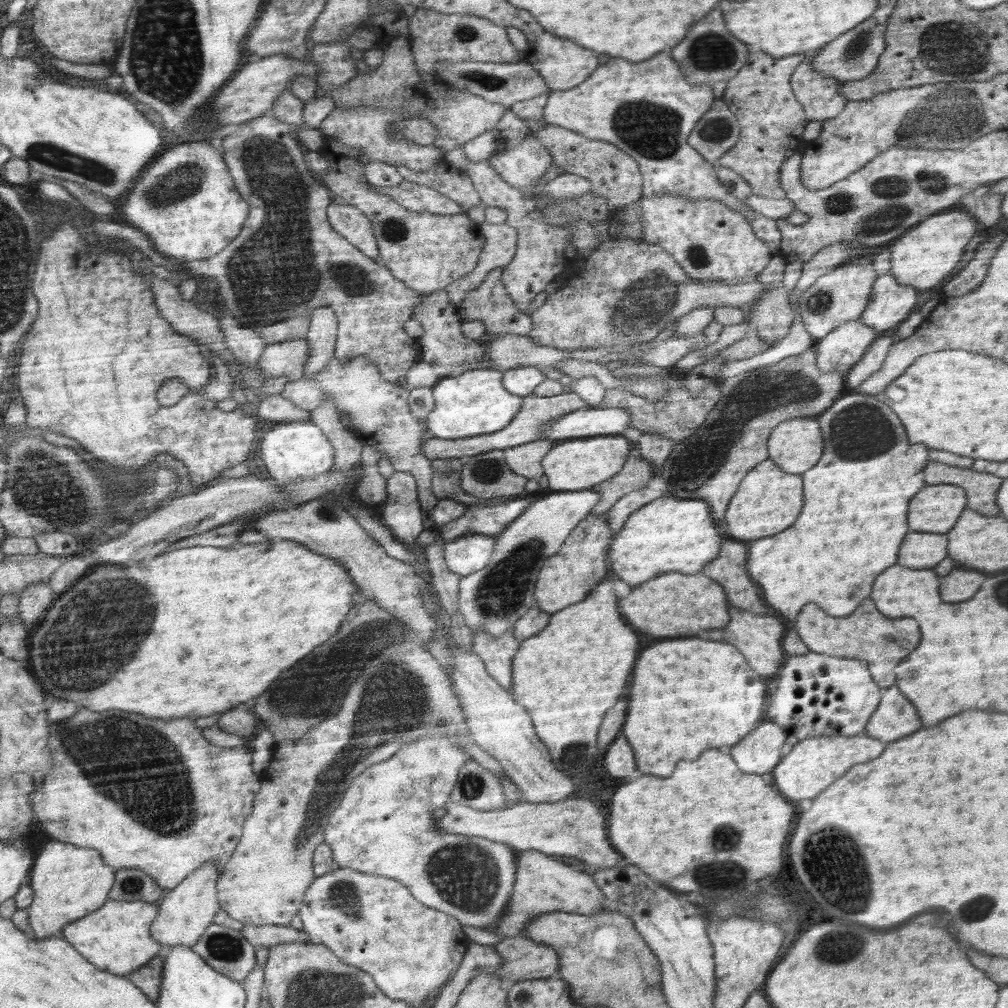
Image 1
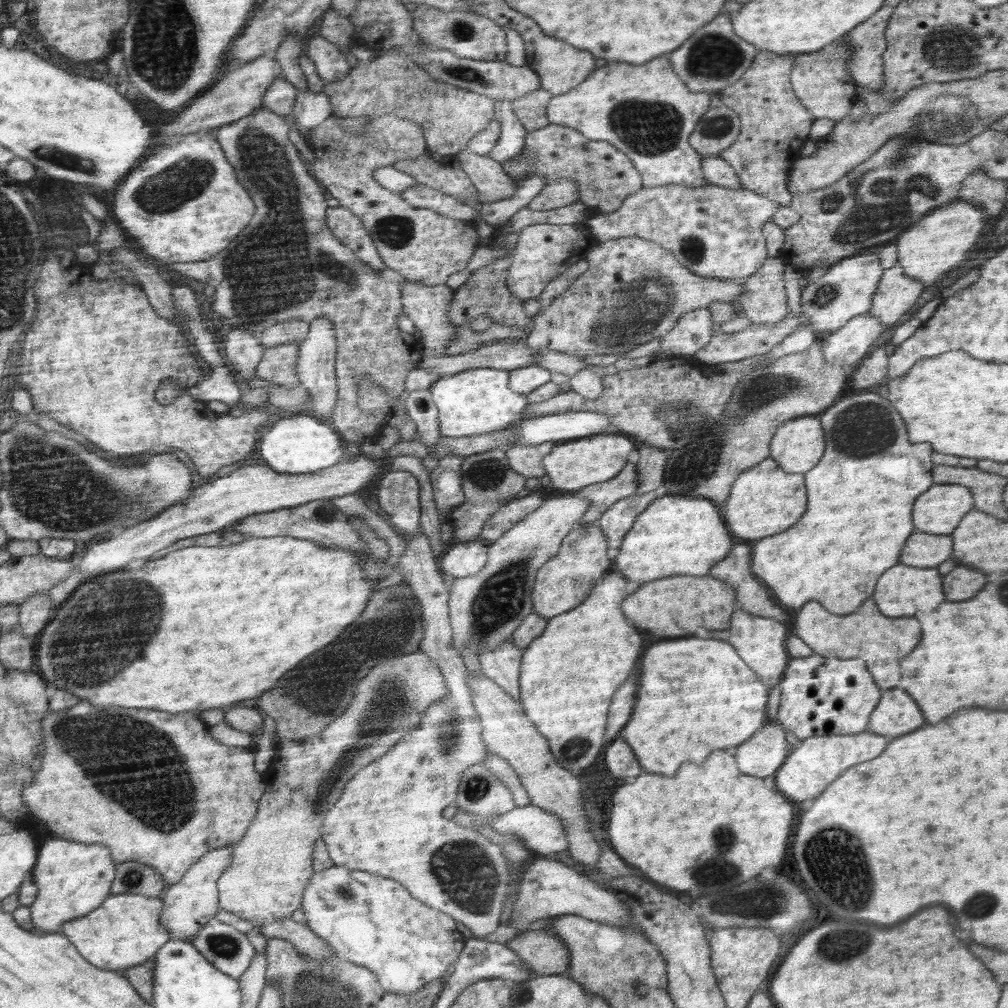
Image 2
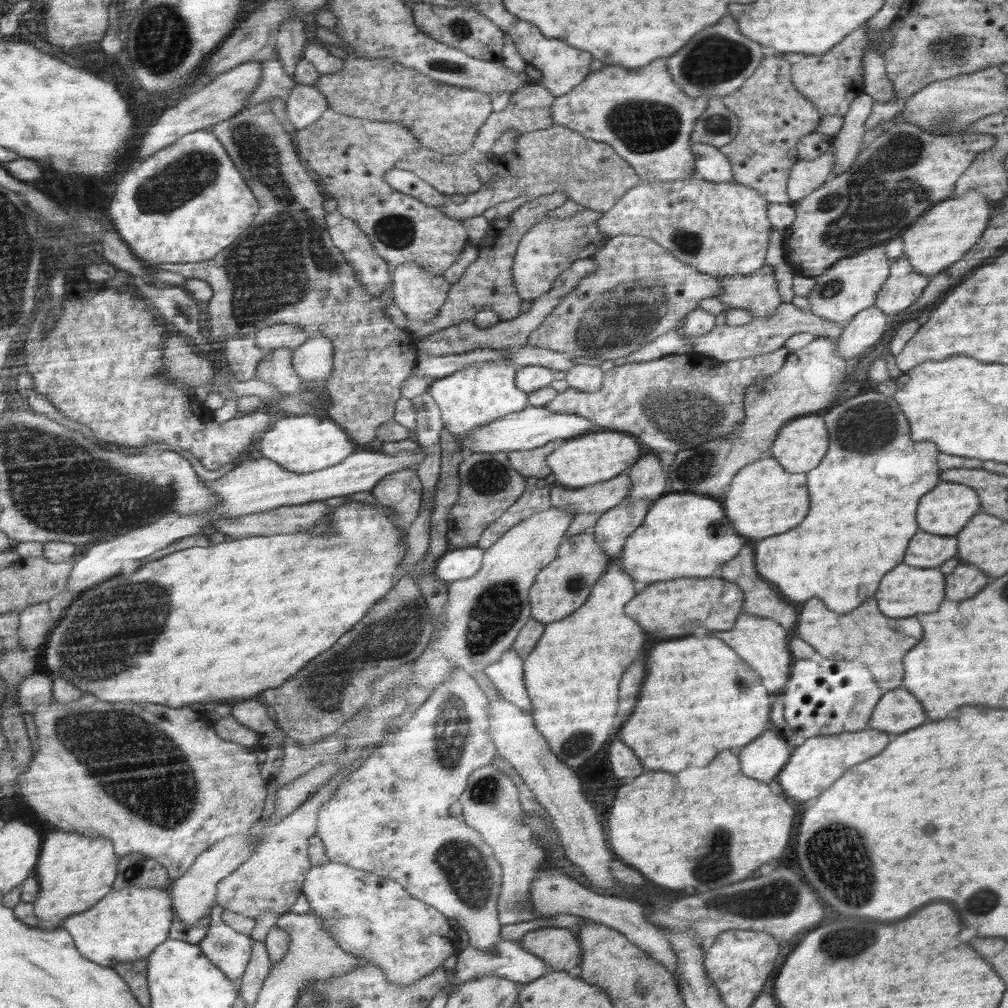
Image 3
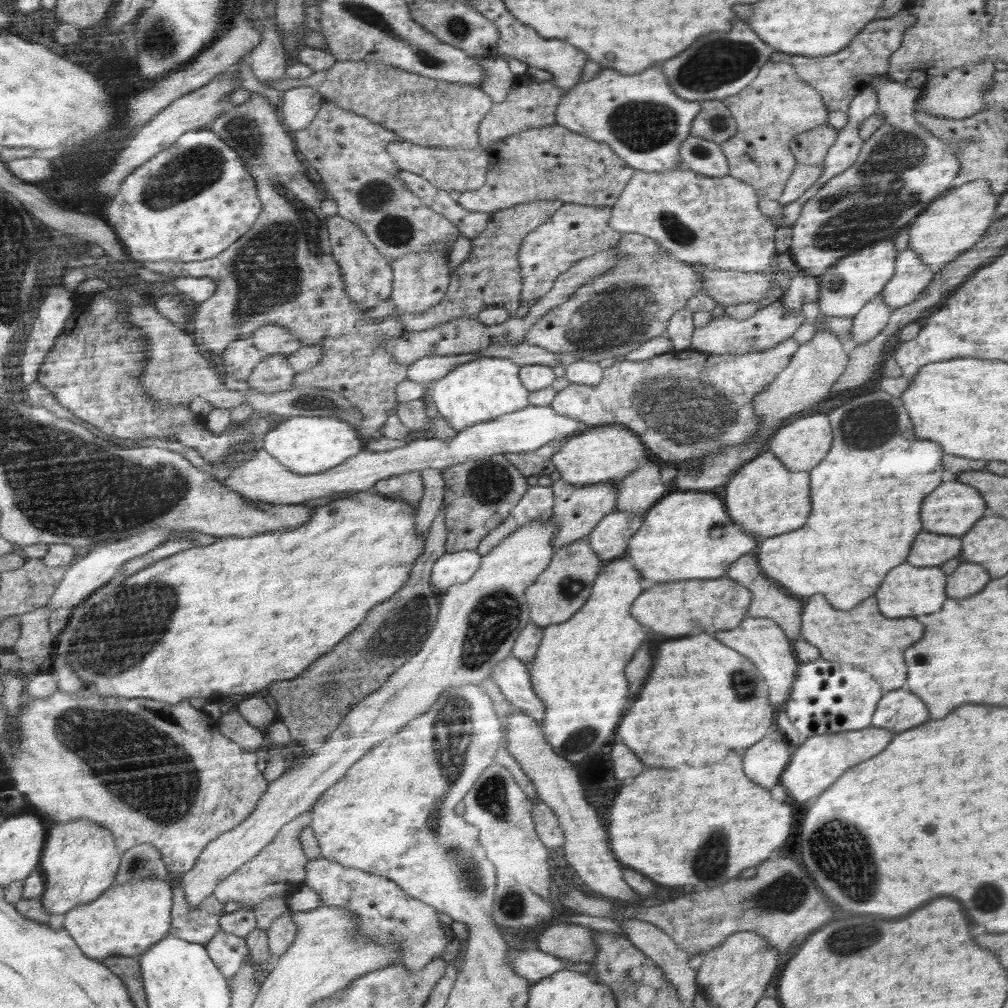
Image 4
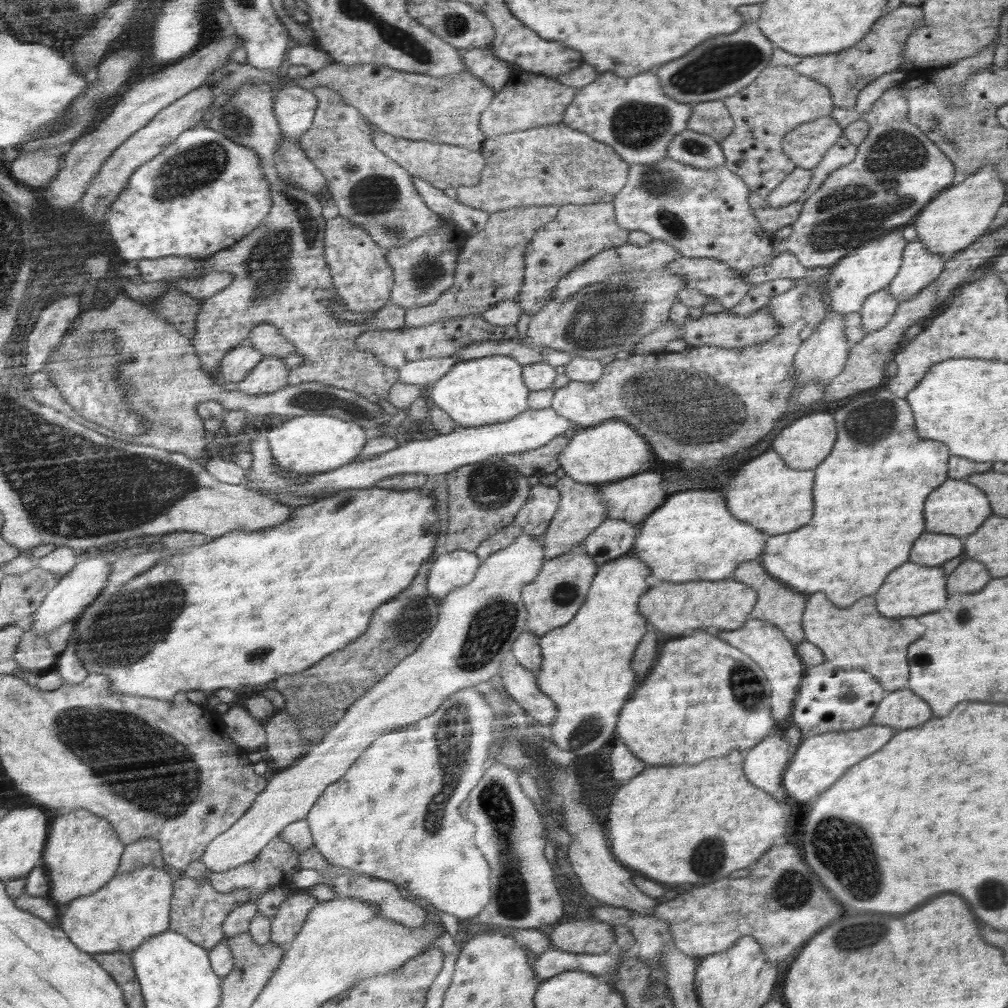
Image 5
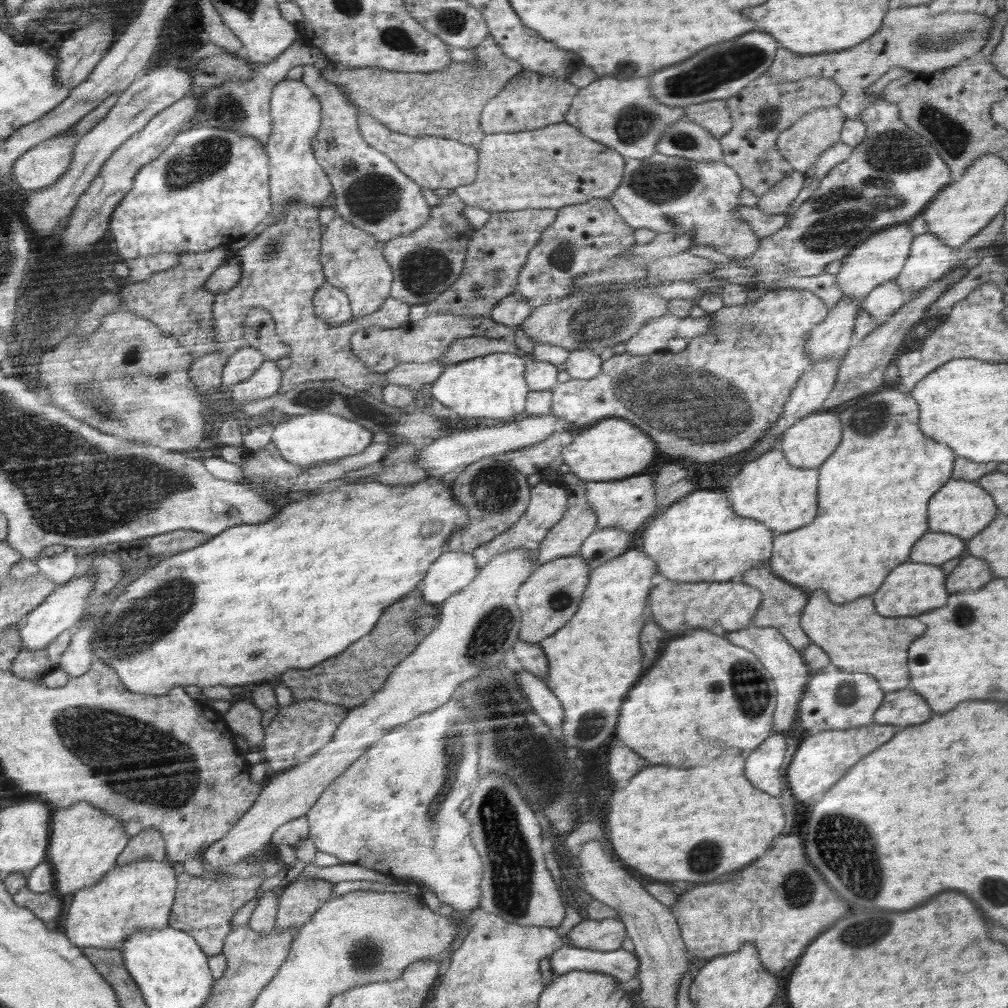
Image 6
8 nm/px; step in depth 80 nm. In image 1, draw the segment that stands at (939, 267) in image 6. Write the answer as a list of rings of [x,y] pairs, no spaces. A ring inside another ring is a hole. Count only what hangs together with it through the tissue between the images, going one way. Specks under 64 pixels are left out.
[[[891,272],[878,275],[874,281],[867,308],[859,316],[862,324],[879,332],[896,329],[916,304],[917,288],[902,286]]]

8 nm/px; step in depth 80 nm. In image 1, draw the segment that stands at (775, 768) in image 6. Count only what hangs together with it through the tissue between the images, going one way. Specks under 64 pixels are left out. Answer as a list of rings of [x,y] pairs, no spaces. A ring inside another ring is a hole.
[[[764,721],[740,744],[730,748],[730,756],[744,768],[748,774],[766,774],[770,772],[782,758],[780,749],[787,737],[787,730],[772,721]]]

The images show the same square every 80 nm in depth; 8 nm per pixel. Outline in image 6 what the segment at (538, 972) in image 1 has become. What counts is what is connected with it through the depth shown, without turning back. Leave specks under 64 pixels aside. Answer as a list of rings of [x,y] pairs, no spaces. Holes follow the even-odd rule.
[[[614,918],[593,920],[573,927],[569,947],[615,951],[621,948],[626,937],[627,929],[622,921]]]

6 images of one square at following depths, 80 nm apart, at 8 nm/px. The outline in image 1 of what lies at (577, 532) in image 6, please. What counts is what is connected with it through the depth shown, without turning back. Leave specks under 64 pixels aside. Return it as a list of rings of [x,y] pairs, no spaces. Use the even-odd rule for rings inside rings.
[[[634,454],[618,474],[590,488],[601,494],[601,499],[592,510],[595,514],[592,515],[606,514],[623,496],[646,487],[652,478],[653,466],[642,460],[639,454]]]

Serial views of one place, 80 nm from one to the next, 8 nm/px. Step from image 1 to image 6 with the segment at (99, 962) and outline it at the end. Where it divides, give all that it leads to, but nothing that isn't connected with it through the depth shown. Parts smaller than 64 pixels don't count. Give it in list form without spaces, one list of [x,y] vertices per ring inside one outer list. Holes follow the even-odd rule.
[[[140,858],[130,864],[111,868],[103,880],[76,892],[66,916],[65,934],[80,949],[122,949],[128,937],[139,928],[169,926],[175,904],[176,874],[168,862]]]

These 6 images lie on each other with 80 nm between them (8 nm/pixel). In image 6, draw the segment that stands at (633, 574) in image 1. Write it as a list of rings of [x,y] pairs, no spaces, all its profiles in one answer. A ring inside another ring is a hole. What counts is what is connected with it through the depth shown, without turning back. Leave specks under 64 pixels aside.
[[[697,488],[672,503],[663,514],[652,520],[646,530],[642,532],[641,548],[648,556],[652,557],[652,560],[657,561],[660,566],[660,574],[668,580],[721,583],[737,580],[751,568],[765,566],[764,562],[771,558],[775,535],[768,529],[768,526],[763,524],[763,521],[740,517],[734,508],[730,508],[726,494],[714,489]]]

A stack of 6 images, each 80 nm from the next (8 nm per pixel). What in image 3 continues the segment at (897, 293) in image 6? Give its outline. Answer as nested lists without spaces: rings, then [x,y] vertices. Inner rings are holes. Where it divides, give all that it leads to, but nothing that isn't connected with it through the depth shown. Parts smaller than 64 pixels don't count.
[[[875,306],[860,311],[849,320],[835,341],[837,354],[849,362],[876,344],[889,327],[889,316]]]

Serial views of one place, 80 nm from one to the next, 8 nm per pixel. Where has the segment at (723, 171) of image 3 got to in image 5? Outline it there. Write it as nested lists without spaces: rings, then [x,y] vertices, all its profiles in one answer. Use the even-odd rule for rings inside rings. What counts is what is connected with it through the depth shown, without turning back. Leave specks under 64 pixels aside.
[[[689,128],[675,136],[668,148],[667,156],[682,164],[710,170],[725,164],[725,156],[719,142]]]

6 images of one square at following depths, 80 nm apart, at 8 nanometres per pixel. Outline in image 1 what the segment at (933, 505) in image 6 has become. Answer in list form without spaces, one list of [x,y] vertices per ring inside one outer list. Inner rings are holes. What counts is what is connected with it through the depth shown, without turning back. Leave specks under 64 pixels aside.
[[[926,485],[908,506],[908,528],[912,532],[946,534],[966,509],[965,490],[958,485]]]

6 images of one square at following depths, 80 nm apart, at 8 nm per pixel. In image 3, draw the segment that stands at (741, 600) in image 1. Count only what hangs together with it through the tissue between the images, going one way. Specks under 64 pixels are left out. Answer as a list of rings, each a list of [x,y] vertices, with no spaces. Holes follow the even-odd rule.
[[[748,545],[747,547],[742,548],[734,559],[729,560],[724,566],[720,567],[718,571],[714,572],[714,574],[716,574],[718,578],[732,581],[743,589],[744,596],[746,596],[746,602],[744,602],[742,608],[743,612],[775,620],[786,630],[790,630],[791,628],[794,628],[794,626],[797,627],[800,610],[796,608],[796,604],[782,600],[781,596],[778,596],[768,584],[764,584],[764,580],[758,578],[758,574],[756,574],[757,568],[754,568],[754,554],[752,554],[752,547],[754,547],[754,545]]]

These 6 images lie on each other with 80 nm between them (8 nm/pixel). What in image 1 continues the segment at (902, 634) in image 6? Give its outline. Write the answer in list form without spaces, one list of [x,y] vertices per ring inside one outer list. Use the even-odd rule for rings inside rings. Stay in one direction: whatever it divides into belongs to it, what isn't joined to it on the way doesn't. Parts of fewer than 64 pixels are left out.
[[[866,598],[850,616],[828,616],[816,604],[808,604],[796,617],[795,631],[812,652],[864,660],[876,684],[885,689],[896,682],[896,666],[906,658],[920,642],[918,621],[914,617],[890,620],[882,616],[873,600]]]

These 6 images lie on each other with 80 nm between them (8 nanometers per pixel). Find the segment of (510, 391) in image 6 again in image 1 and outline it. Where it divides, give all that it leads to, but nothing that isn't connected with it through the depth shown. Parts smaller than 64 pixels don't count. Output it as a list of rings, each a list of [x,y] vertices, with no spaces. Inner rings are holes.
[[[494,368],[470,370],[458,376],[446,376],[432,387],[435,408],[428,414],[426,428],[428,435],[444,439],[464,439],[472,436],[488,435],[491,432],[503,431],[511,424],[523,407],[524,398],[512,395],[503,387],[503,373]]]

